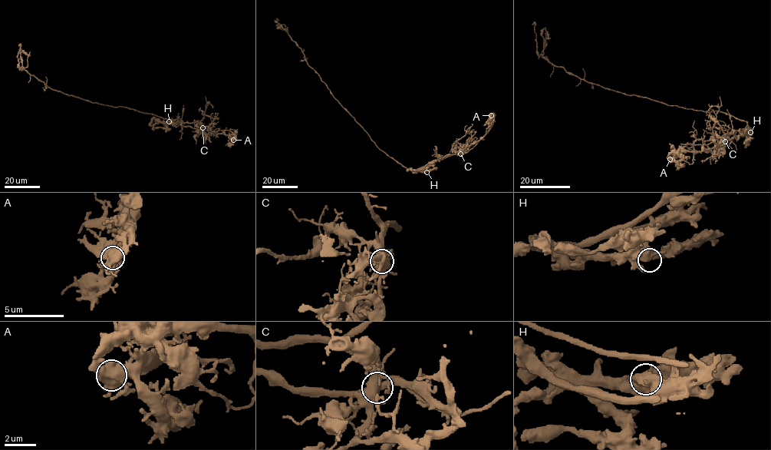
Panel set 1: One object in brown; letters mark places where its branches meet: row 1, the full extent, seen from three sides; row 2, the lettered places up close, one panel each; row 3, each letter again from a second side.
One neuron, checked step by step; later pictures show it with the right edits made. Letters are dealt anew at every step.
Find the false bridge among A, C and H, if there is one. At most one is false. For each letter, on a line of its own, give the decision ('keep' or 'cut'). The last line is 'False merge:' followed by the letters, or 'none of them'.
A: keep
C: cut
H: keep
False merge: C

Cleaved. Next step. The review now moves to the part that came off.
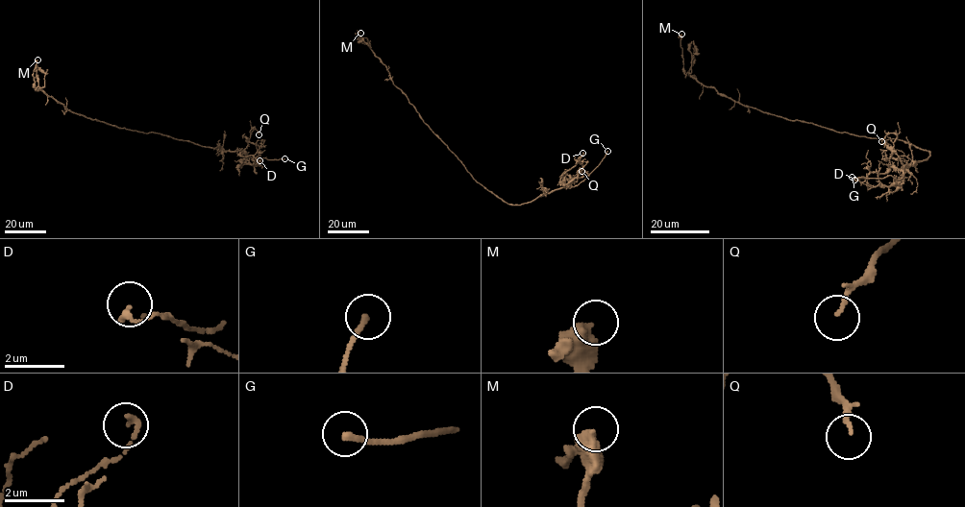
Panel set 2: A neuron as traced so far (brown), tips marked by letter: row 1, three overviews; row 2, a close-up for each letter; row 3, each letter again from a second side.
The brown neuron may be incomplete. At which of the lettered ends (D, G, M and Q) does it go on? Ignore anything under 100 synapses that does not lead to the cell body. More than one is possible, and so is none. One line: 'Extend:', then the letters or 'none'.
Extend: G

